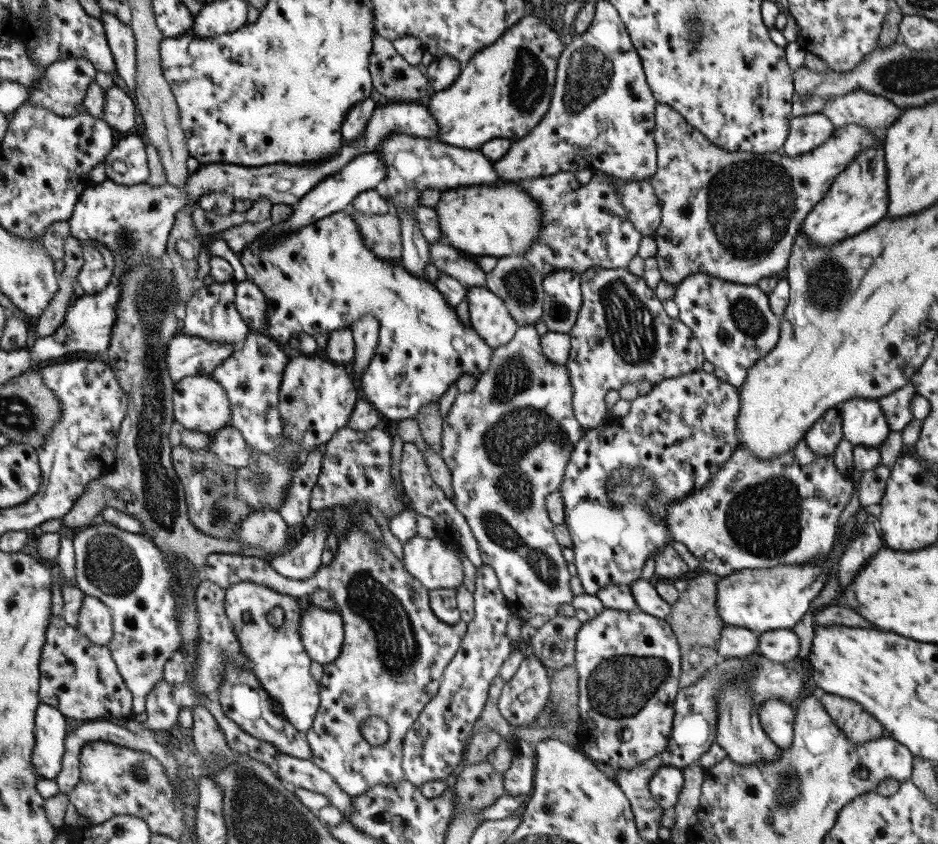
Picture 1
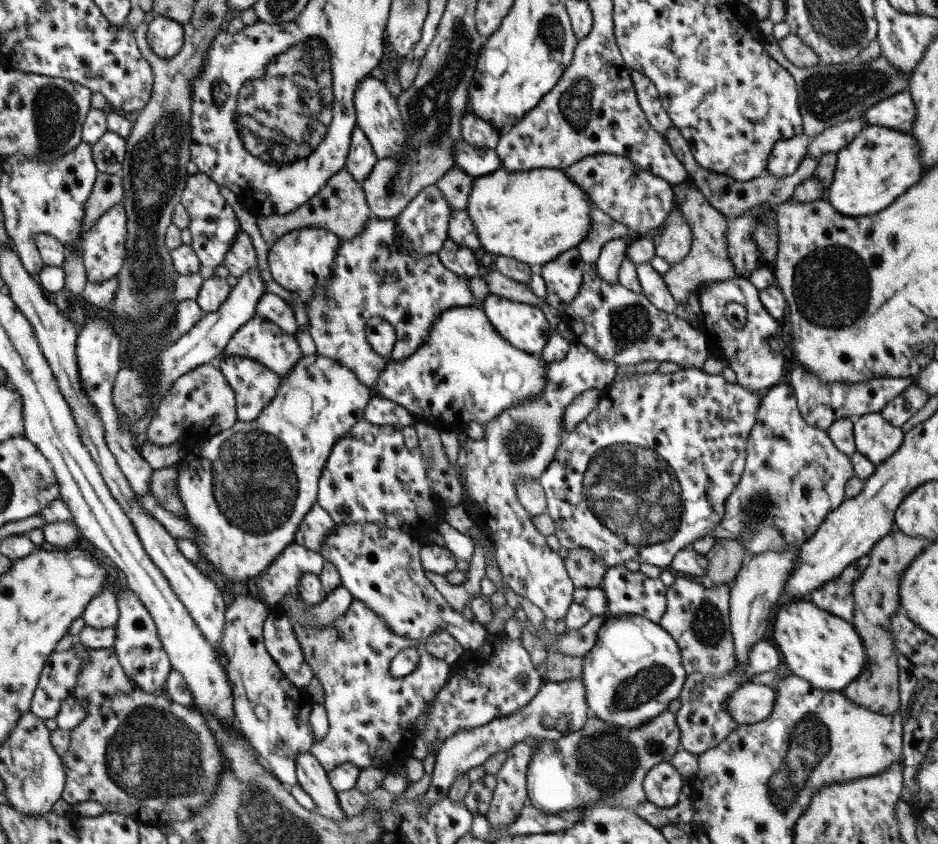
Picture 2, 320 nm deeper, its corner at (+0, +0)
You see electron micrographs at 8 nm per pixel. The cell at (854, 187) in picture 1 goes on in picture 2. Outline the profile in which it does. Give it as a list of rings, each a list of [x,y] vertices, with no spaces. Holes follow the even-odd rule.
[[[866,126],[836,152],[835,171],[825,200],[837,212],[850,217],[875,214],[905,193],[921,175],[919,149],[908,133]]]

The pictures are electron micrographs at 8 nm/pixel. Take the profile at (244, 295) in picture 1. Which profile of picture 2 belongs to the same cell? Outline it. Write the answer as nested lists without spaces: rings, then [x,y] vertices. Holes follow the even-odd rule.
[[[263,293],[257,301],[254,312],[262,319],[272,322],[284,333],[294,335],[296,326],[292,307],[281,296]]]

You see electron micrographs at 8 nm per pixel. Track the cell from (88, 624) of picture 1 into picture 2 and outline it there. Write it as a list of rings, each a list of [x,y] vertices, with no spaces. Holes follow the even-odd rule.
[[[103,588],[99,595],[91,598],[80,617],[84,626],[90,626],[94,630],[114,626],[118,620],[117,600],[115,594]]]

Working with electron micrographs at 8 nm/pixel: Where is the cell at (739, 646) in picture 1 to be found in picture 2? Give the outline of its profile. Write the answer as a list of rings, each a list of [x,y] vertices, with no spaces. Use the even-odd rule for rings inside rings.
[[[675,576],[675,582],[666,588],[666,608],[658,625],[673,638],[679,648],[685,674],[698,672],[708,678],[727,676],[736,670],[735,654],[728,614],[730,586],[705,588],[687,579]]]

